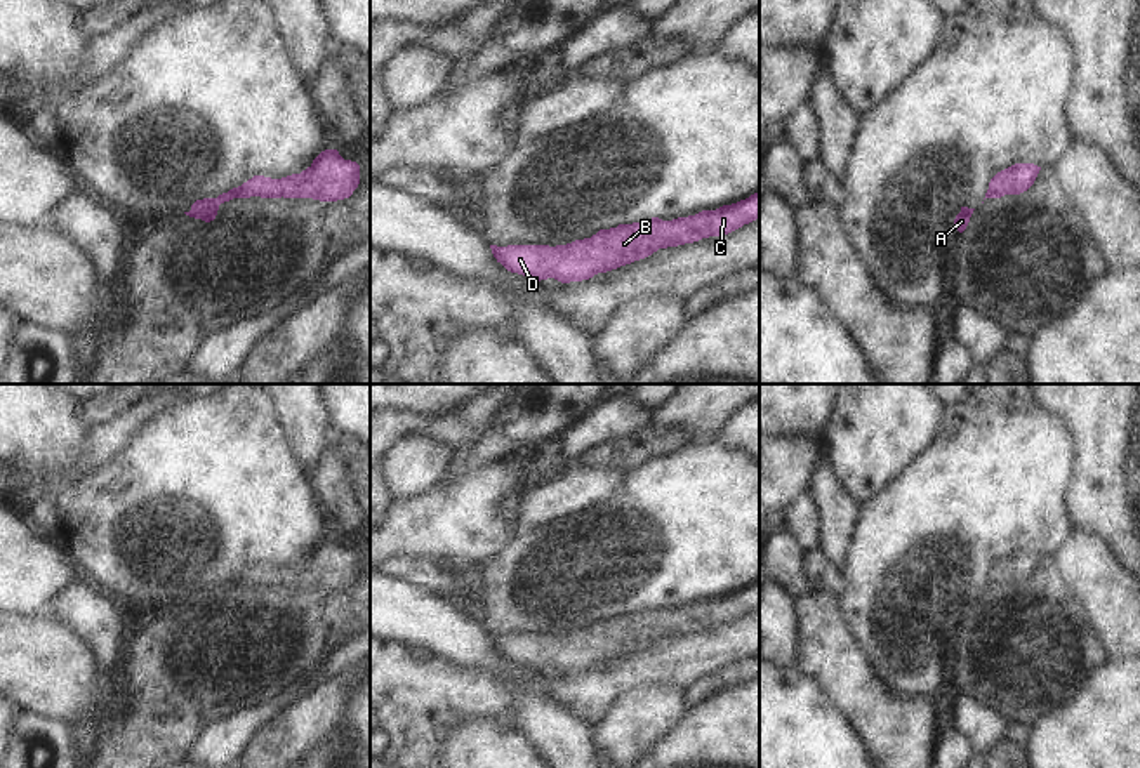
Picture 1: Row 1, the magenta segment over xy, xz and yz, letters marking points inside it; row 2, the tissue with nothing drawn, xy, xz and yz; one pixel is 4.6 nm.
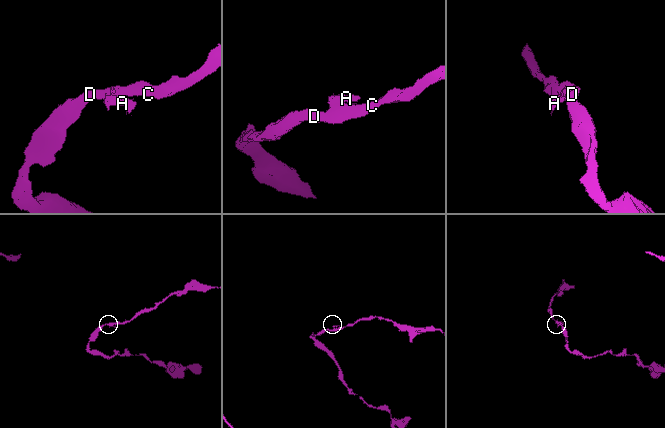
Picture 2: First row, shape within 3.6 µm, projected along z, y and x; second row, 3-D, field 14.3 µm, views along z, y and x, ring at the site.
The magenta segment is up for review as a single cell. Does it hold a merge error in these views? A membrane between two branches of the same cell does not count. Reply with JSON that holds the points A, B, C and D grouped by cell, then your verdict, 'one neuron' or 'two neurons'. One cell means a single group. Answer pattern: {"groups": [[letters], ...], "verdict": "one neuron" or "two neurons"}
{"groups": [["A"], ["B", "C", "D"]], "verdict": "two neurons"}

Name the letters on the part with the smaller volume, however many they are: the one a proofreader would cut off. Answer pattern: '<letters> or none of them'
A

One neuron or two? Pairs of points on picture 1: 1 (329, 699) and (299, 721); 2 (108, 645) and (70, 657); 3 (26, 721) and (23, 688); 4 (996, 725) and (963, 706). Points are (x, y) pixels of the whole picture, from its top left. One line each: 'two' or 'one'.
1: one
2: two
3: two
4: one

